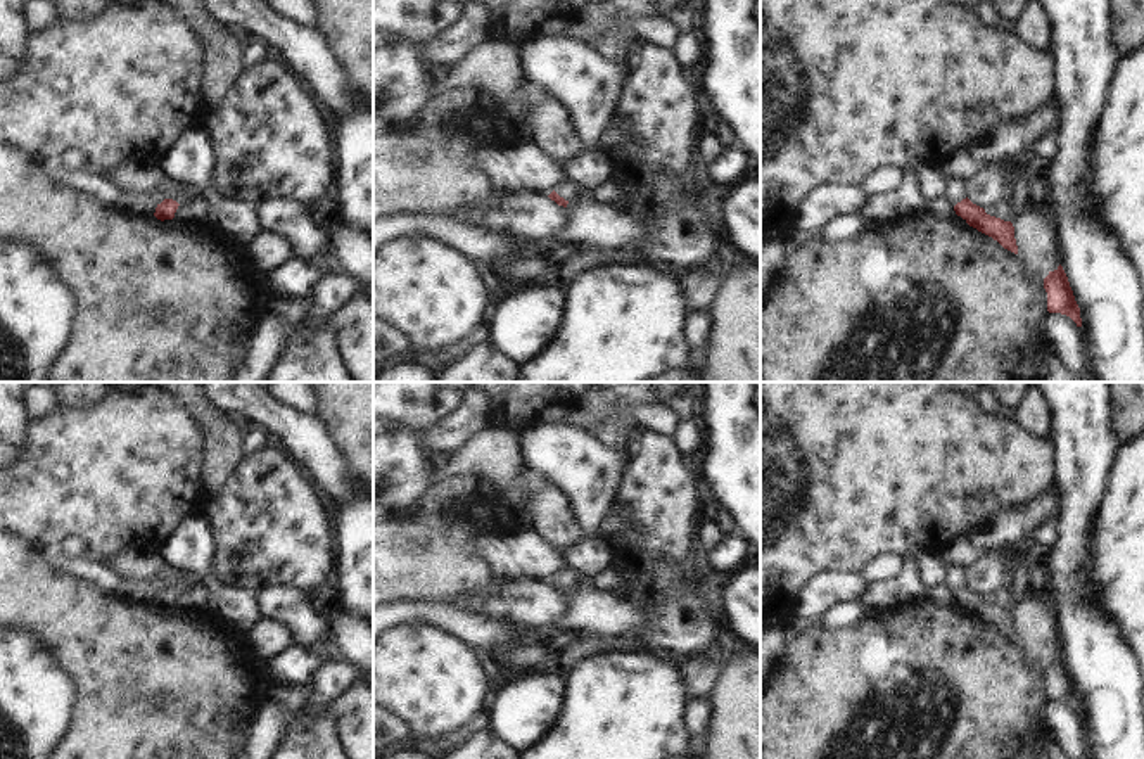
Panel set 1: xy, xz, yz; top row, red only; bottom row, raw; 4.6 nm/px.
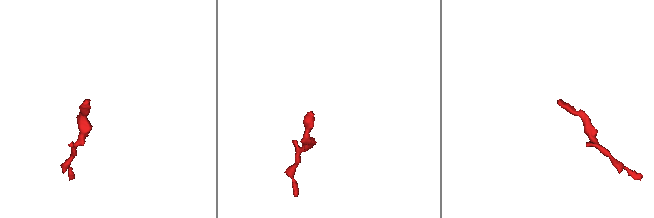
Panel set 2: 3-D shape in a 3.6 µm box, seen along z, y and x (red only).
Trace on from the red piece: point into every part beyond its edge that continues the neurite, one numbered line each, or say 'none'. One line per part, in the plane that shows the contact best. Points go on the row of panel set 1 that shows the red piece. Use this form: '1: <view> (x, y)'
1: xz (567, 189)

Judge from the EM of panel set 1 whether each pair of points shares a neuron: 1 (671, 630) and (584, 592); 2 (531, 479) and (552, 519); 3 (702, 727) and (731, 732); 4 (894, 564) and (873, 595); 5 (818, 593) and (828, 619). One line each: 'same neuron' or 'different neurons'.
1: different neurons
2: same neuron
3: different neurons
4: different neurons
5: different neurons

